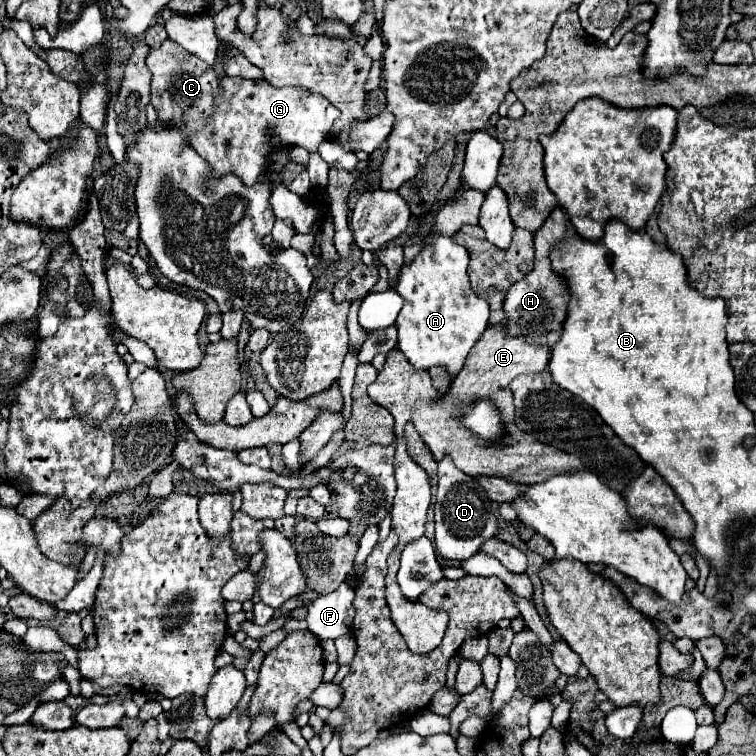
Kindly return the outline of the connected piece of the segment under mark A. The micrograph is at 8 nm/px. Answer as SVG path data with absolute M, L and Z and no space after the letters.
M449 237L429 241L423 251L403 267L395 291L405 299L397 317L399 343L397 347L413 363L413 367L443 365L453 381L463 367L469 349L479 341L489 327L489 305L475 295L469 283L469 253Z

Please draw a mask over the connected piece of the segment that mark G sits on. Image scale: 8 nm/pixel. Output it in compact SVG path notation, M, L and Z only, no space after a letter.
M221 77L221 93L215 95L215 111L211 115L211 121L195 131L191 135L191 147L209 163L209 171L211 175L207 179L217 181L225 175L235 175L243 181L243 185L251 187L261 179L261 173L267 171L269 159L277 149L287 149L287 147L303 147L309 153L315 153L319 149L319 145L329 139L331 129L335 119L341 115L341 111L337 111L337 107L333 107L323 95L317 93L309 93L303 87L273 87L269 81L259 79L243 79L243 77Z

